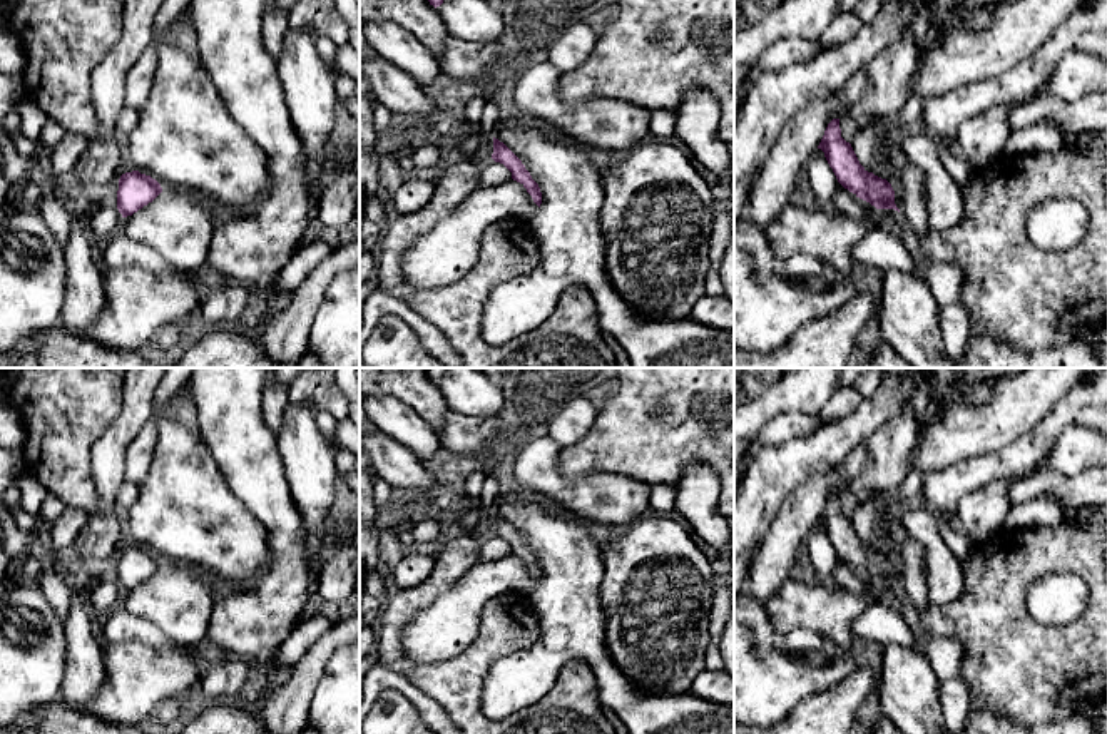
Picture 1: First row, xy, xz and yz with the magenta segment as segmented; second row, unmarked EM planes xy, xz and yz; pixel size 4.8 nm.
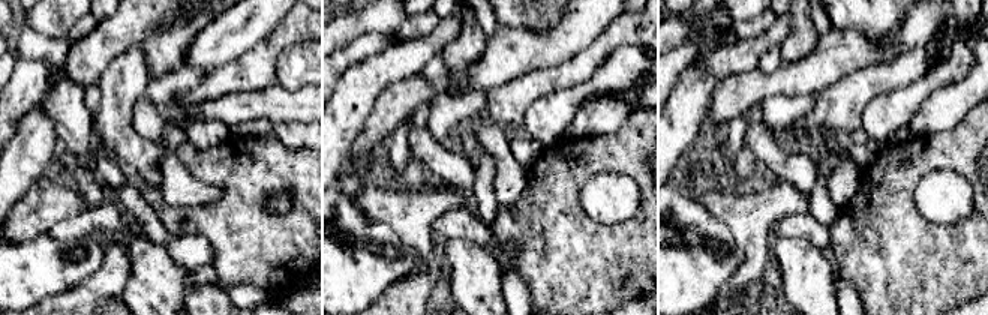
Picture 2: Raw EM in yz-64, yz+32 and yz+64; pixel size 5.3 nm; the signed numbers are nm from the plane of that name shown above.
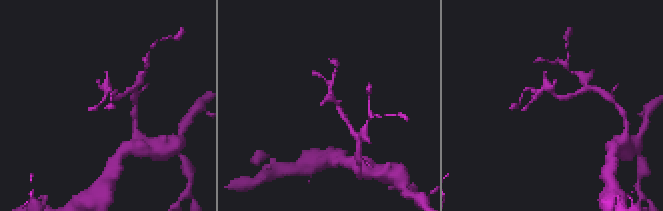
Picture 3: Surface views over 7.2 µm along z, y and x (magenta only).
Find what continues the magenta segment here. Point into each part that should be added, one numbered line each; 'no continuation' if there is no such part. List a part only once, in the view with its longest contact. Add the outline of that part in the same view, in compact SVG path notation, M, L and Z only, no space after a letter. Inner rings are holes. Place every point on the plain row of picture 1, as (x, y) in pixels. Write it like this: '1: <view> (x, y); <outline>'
no continuation

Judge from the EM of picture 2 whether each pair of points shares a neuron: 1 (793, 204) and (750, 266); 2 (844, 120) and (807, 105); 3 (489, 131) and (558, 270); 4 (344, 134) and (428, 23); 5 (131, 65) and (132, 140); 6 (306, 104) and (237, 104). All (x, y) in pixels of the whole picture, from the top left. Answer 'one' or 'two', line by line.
1: one
2: two
3: two
4: two
5: one
6: one

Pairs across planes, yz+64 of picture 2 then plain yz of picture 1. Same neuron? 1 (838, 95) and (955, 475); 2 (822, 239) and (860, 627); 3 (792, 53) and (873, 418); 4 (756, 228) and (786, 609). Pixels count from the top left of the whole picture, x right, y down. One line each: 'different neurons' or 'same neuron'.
1: same neuron
2: same neuron
3: different neurons
4: same neuron

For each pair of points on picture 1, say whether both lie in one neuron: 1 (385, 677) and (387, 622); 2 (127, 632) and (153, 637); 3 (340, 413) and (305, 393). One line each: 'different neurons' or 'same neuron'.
1: different neurons
2: same neuron
3: same neuron

